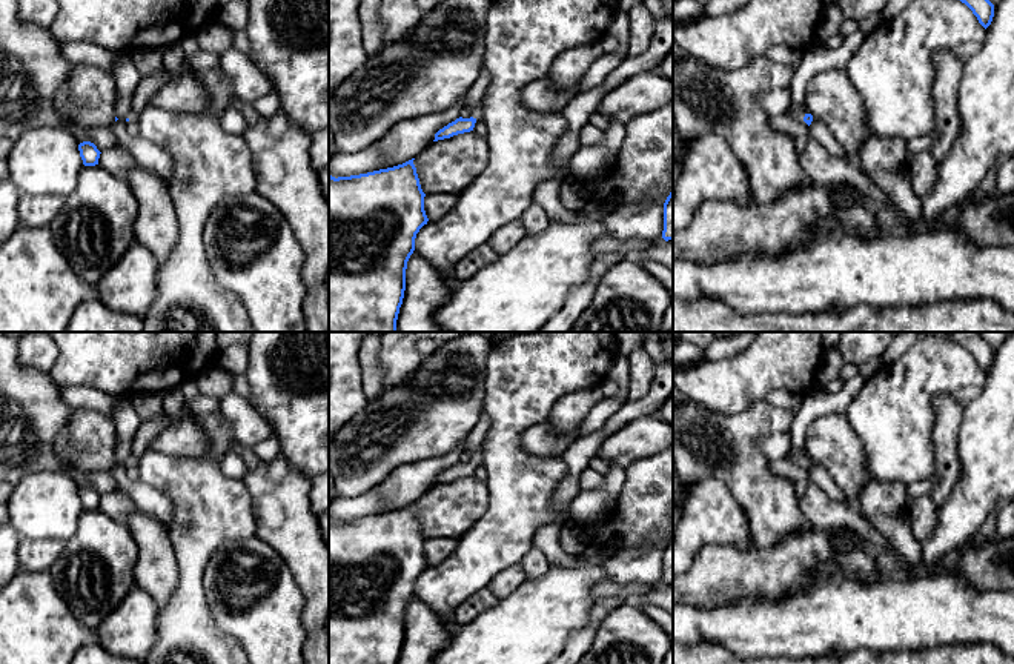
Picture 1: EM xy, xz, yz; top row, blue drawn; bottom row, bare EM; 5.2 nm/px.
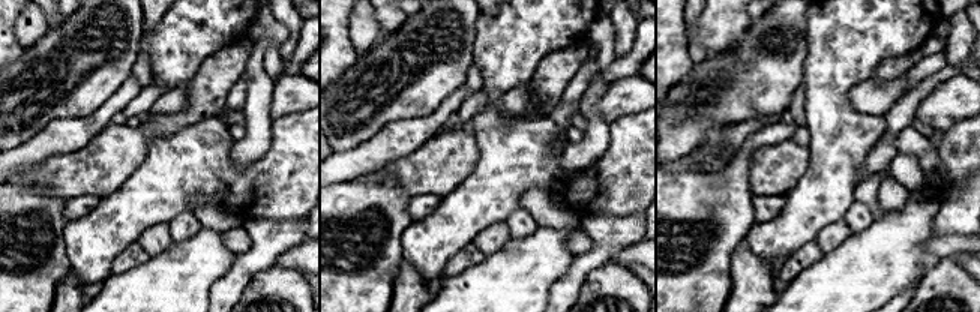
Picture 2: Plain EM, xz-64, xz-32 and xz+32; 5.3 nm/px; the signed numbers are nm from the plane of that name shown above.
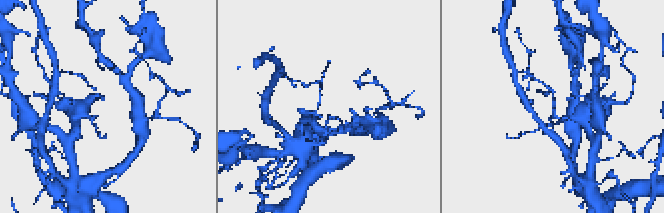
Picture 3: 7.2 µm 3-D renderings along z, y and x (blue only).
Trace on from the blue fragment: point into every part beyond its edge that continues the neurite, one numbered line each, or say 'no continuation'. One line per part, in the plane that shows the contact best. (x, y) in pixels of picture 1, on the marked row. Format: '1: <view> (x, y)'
1: yz (793, 111)

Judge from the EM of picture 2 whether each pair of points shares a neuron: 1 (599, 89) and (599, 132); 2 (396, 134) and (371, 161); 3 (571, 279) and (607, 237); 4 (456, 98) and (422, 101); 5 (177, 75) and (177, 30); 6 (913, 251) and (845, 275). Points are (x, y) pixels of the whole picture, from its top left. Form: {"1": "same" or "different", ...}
{"1": "same", "2": "same", "3": "same", "4": "different", "5": "same", "6": "same"}

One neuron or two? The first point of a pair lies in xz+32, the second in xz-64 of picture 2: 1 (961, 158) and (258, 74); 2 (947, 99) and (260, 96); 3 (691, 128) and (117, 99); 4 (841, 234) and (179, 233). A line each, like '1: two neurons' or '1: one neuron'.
1: two neurons
2: two neurons
3: two neurons
4: two neurons

